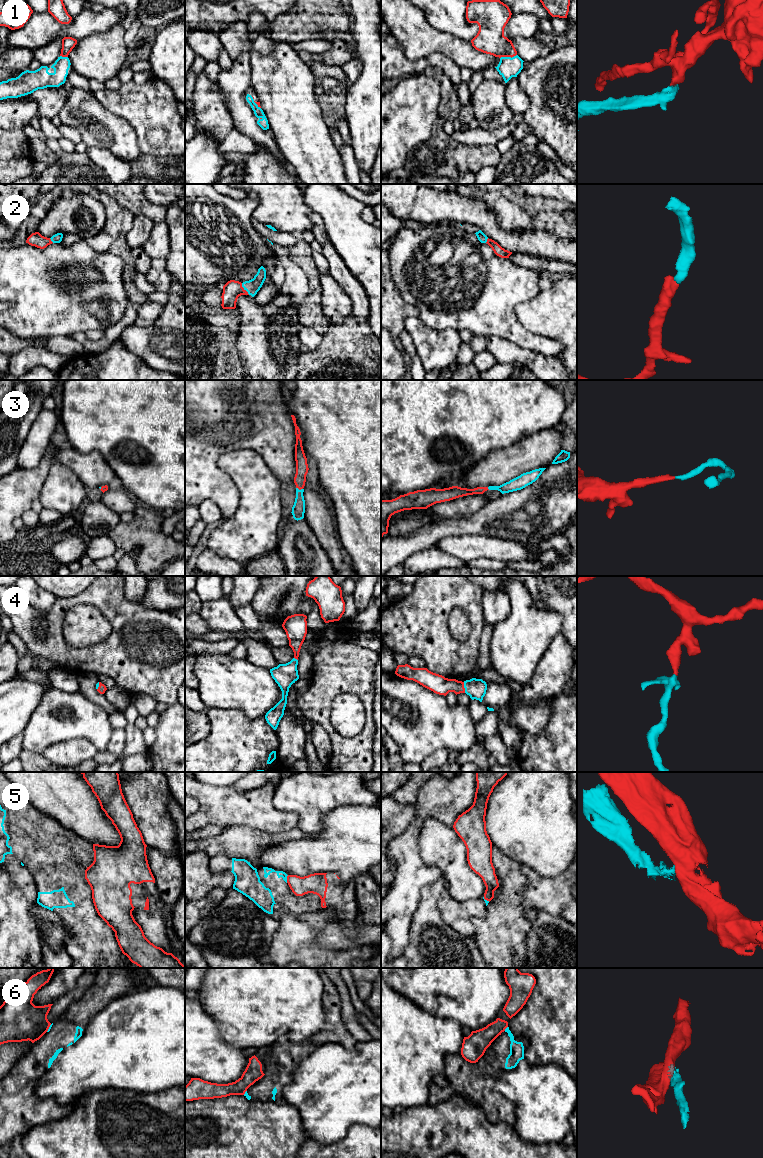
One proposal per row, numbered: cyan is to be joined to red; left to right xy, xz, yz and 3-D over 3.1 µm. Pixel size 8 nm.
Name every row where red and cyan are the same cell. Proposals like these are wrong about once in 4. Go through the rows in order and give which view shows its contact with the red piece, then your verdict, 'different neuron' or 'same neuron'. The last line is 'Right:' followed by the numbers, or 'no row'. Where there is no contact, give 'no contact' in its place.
1: meets red in yz; same neuron
2: meets red in xz; same neuron
3: meets red in xz; same neuron
4: meets red in yz; same neuron
5: meets red in xz; different neuron
6: meets red in yz; different neuron
Right: 1, 2, 3, 4

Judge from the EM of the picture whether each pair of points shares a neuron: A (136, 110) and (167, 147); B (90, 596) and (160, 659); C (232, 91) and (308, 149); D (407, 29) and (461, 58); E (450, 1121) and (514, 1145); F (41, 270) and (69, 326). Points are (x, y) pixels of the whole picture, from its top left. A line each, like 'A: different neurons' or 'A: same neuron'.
A: same neuron
B: same neuron
C: different neurons
D: same neuron
E: same neuron
F: same neuron

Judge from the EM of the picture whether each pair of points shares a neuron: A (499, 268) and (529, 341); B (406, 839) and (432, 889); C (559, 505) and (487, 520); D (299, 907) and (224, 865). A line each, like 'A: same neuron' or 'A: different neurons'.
A: same neuron
B: different neurons
C: same neuron
D: same neuron

